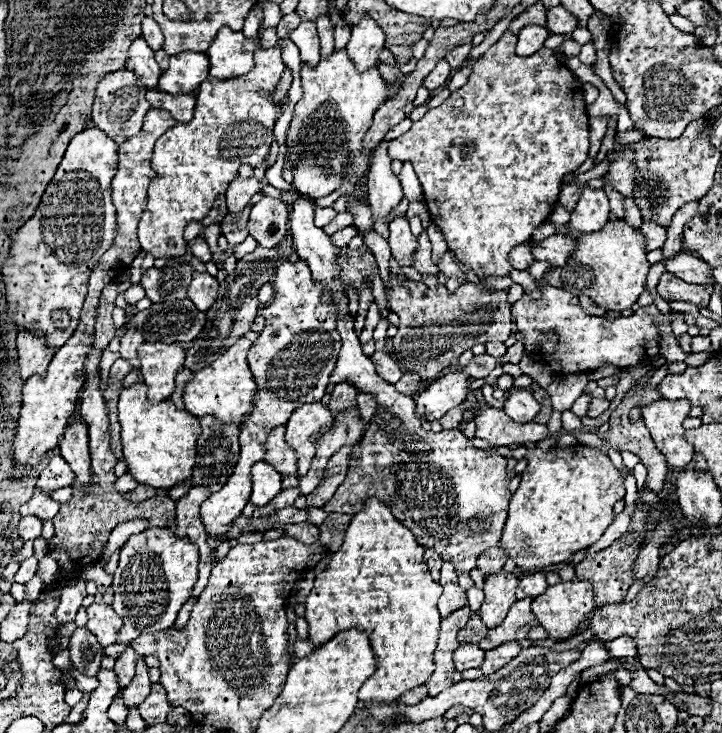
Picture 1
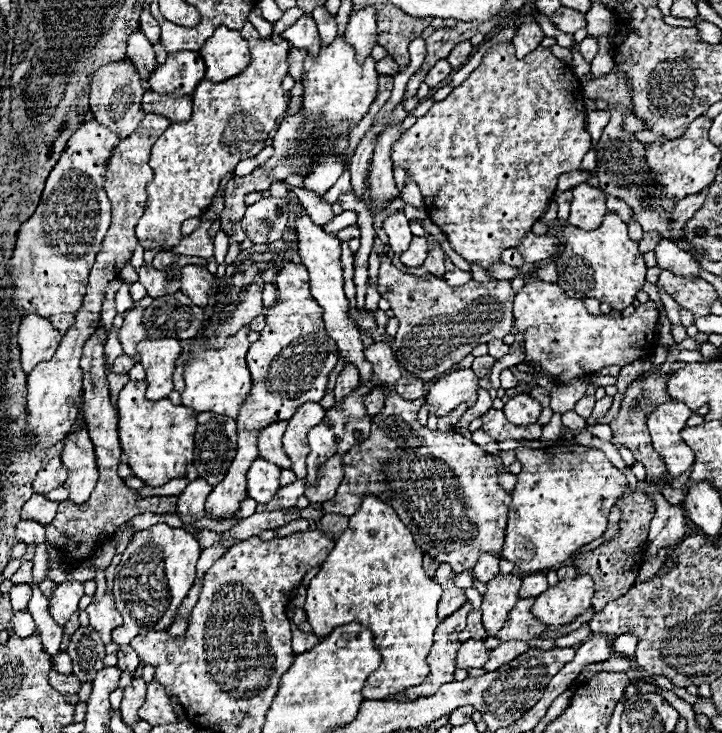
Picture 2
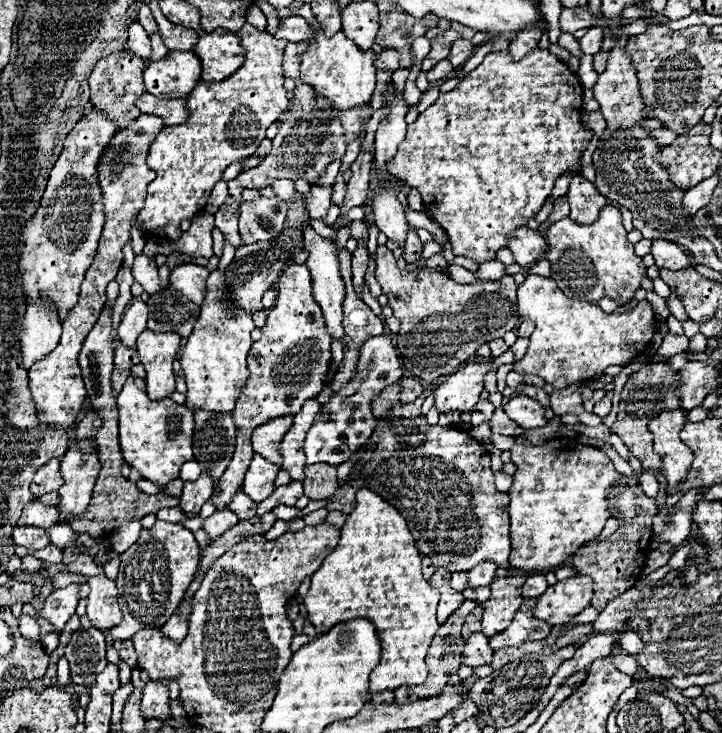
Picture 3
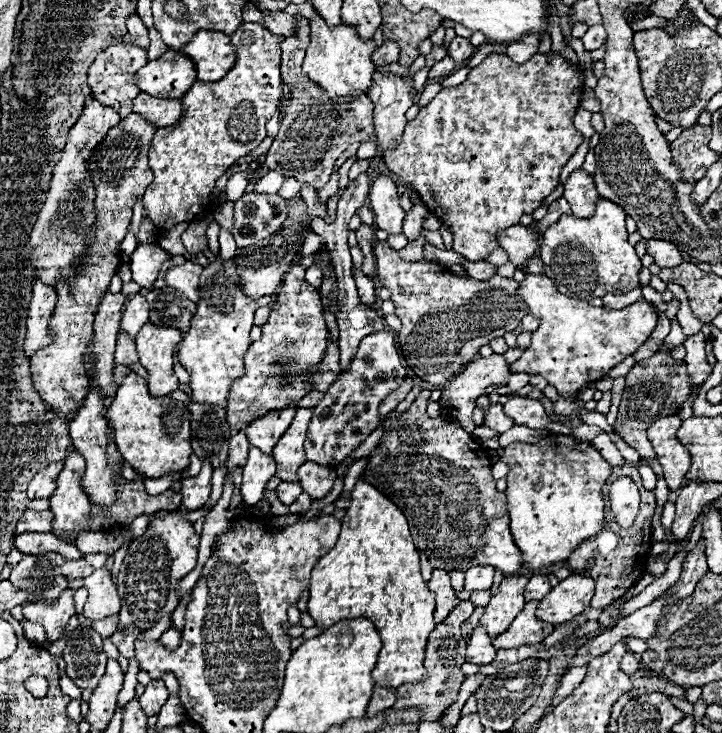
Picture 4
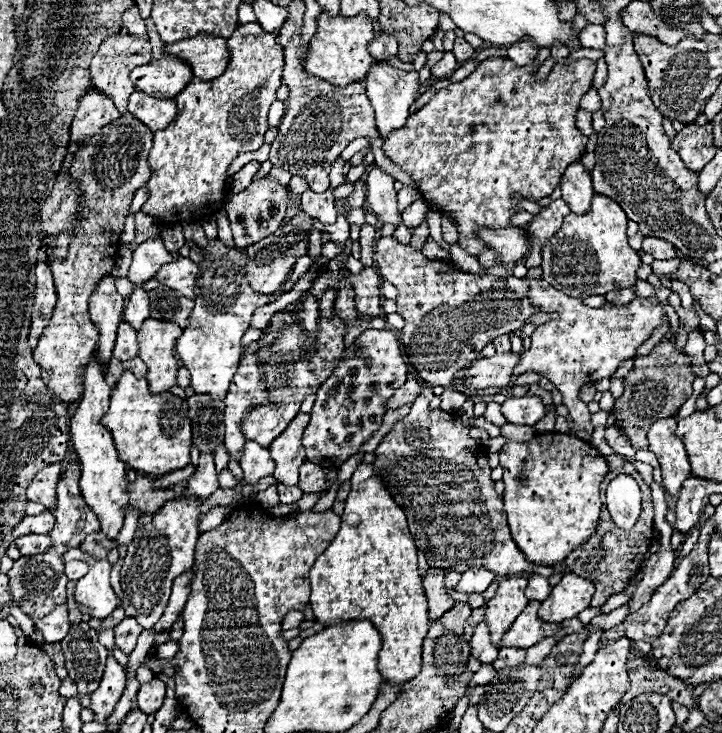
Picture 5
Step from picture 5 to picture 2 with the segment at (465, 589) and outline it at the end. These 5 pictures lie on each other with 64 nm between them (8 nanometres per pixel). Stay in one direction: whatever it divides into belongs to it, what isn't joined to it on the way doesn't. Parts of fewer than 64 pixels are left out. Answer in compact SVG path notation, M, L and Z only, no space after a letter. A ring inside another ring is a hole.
M484 554L480 556L478 564L472 568L472 576L474 580L486 584L490 582L494 576L498 576L498 564L500 564L500 558L492 556L492 554Z

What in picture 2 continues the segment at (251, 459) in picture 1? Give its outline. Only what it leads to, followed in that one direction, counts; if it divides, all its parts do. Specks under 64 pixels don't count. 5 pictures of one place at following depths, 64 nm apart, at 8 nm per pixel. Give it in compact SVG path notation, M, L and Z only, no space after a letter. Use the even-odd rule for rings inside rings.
M288 262L282 266L276 278L278 298L272 308L266 310L266 326L260 332L260 338L248 350L248 368L252 374L252 390L244 398L238 410L238 448L236 456L224 476L212 490L206 500L206 508L210 510L210 518L224 518L238 510L240 500L246 496L246 478L248 466L258 456L256 438L264 426L272 422L282 422L292 418L296 408L304 402L320 402L328 374L336 364L336 342L326 334L322 322L322 308L310 294L308 286L308 270L304 264Z

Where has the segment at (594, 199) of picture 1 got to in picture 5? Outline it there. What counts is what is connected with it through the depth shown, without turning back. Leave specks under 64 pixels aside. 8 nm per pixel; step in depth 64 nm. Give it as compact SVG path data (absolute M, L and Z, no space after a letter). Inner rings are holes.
M572 162L562 180L560 180L560 188L562 188L562 200L570 206L570 210L574 214L584 214L584 210L588 210L588 202L592 200L592 180L590 180L590 172L584 168L582 162Z

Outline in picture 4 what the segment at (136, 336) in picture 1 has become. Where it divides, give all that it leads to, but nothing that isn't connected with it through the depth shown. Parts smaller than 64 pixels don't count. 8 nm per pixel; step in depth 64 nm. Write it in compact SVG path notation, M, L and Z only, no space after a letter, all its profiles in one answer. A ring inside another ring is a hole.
M134 294L124 308L124 316L122 316L122 330L126 334L132 334L132 338L136 338L136 334L140 332L140 328L144 326L144 322L148 322L148 302L142 294Z

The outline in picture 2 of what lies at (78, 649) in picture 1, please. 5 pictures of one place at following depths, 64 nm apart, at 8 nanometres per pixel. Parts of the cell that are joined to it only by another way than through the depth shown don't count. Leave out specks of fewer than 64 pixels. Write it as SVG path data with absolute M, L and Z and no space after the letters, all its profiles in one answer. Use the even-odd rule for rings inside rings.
M80 626L72 634L66 652L72 660L72 674L80 682L92 682L96 672L104 668L102 658L106 655L105 645L100 635L90 626Z

